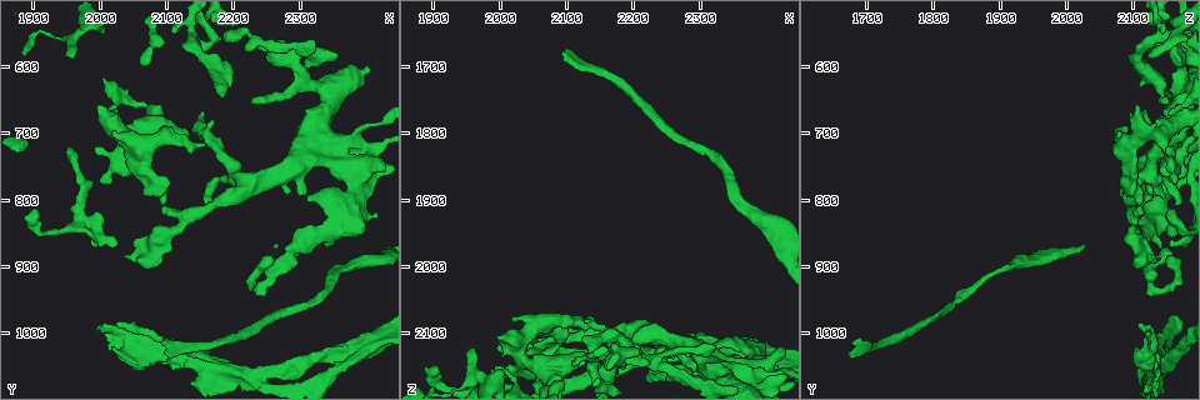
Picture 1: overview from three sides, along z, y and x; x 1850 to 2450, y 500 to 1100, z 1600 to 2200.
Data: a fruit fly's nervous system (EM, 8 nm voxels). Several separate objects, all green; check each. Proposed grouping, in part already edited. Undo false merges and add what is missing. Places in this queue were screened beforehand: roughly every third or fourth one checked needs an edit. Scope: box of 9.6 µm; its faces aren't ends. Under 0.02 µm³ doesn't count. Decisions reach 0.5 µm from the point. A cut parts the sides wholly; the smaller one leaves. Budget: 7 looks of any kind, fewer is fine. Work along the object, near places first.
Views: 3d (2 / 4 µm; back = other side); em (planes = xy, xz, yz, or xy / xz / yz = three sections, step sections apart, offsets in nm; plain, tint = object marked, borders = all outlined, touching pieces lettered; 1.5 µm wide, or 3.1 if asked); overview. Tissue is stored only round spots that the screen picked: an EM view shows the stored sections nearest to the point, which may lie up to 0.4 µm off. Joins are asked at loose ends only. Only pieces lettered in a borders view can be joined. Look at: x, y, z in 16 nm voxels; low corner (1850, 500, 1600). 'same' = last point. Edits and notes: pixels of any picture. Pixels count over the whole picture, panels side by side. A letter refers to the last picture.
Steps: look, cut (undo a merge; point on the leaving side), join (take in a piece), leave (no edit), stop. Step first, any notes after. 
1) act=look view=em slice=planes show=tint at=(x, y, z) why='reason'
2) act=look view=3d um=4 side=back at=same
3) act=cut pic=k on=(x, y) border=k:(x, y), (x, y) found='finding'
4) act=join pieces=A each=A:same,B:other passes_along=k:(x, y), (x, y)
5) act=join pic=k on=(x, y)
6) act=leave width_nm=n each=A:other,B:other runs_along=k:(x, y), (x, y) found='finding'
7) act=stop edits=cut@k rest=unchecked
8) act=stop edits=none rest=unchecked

act=look view=3d um=2 at=(2185, 650, 2145) why='an open end'

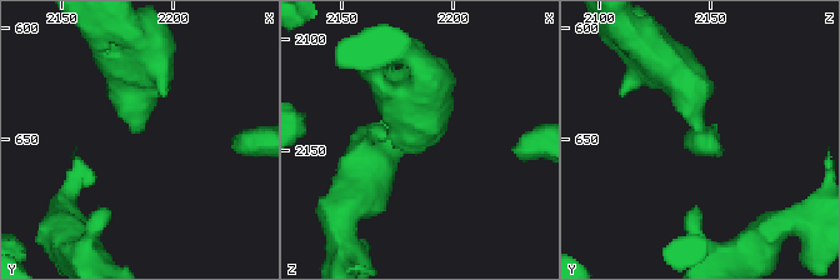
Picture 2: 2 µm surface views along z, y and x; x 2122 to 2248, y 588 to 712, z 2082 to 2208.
act=look view=em slice=yz step=8 show=tint at=(2184, 645, 2148)

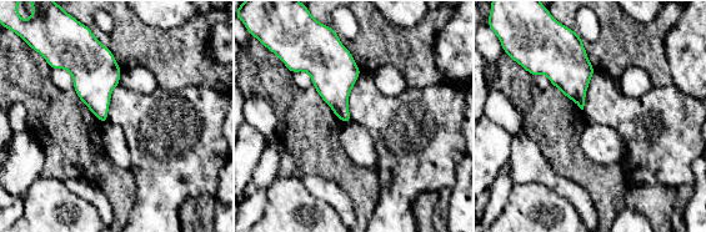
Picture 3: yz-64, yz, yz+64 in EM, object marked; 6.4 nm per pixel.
act=look view=em slice=planes show=borders at=same why='another direction'

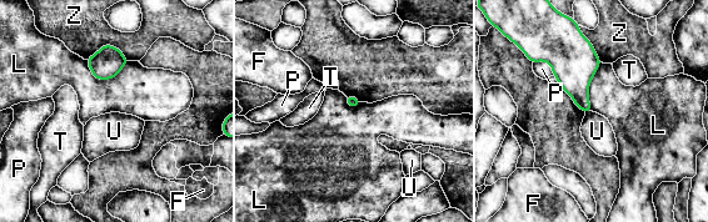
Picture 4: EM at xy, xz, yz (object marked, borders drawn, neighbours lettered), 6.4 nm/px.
act=leave each=F:other,L:other,P:other,T:other,U:other,Z:other border=4:(85, 60), (96, 79), (129, 61) found='no lettered piece goes on from it'

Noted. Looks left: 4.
act=look view=3d um=2 at=(2015, 990, 2110) why='branch stops here'

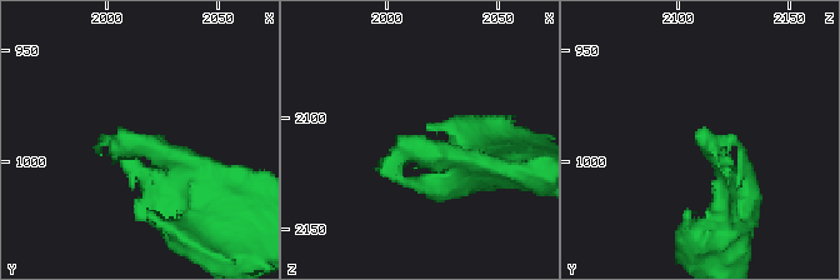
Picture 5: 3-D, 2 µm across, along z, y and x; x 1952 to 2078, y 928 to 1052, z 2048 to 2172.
act=look view=em slice=yz step=8 show=tint at=(2013, 988, 2109)

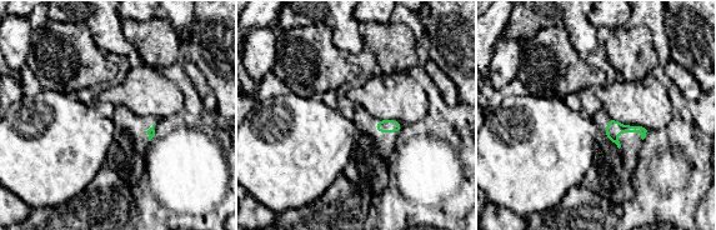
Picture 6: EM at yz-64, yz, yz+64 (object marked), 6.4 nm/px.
act=look view=em slice=planes show=borders at=same

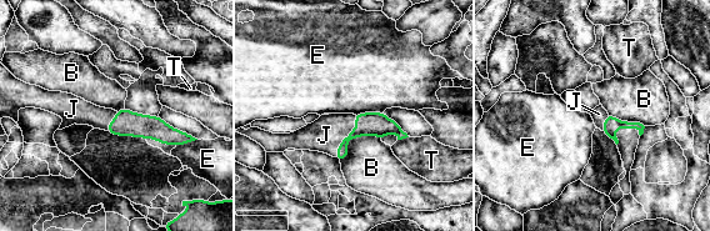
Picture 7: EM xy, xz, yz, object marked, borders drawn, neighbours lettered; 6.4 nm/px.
act=join pic=7 on=(324, 135) each=B:other,E:other,J:same,T:other passes_along=7:(369, 124), (345, 136), (324, 135) found='the neuron continues'

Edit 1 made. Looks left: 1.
act=stop edits=join@7 rest=unchecked

